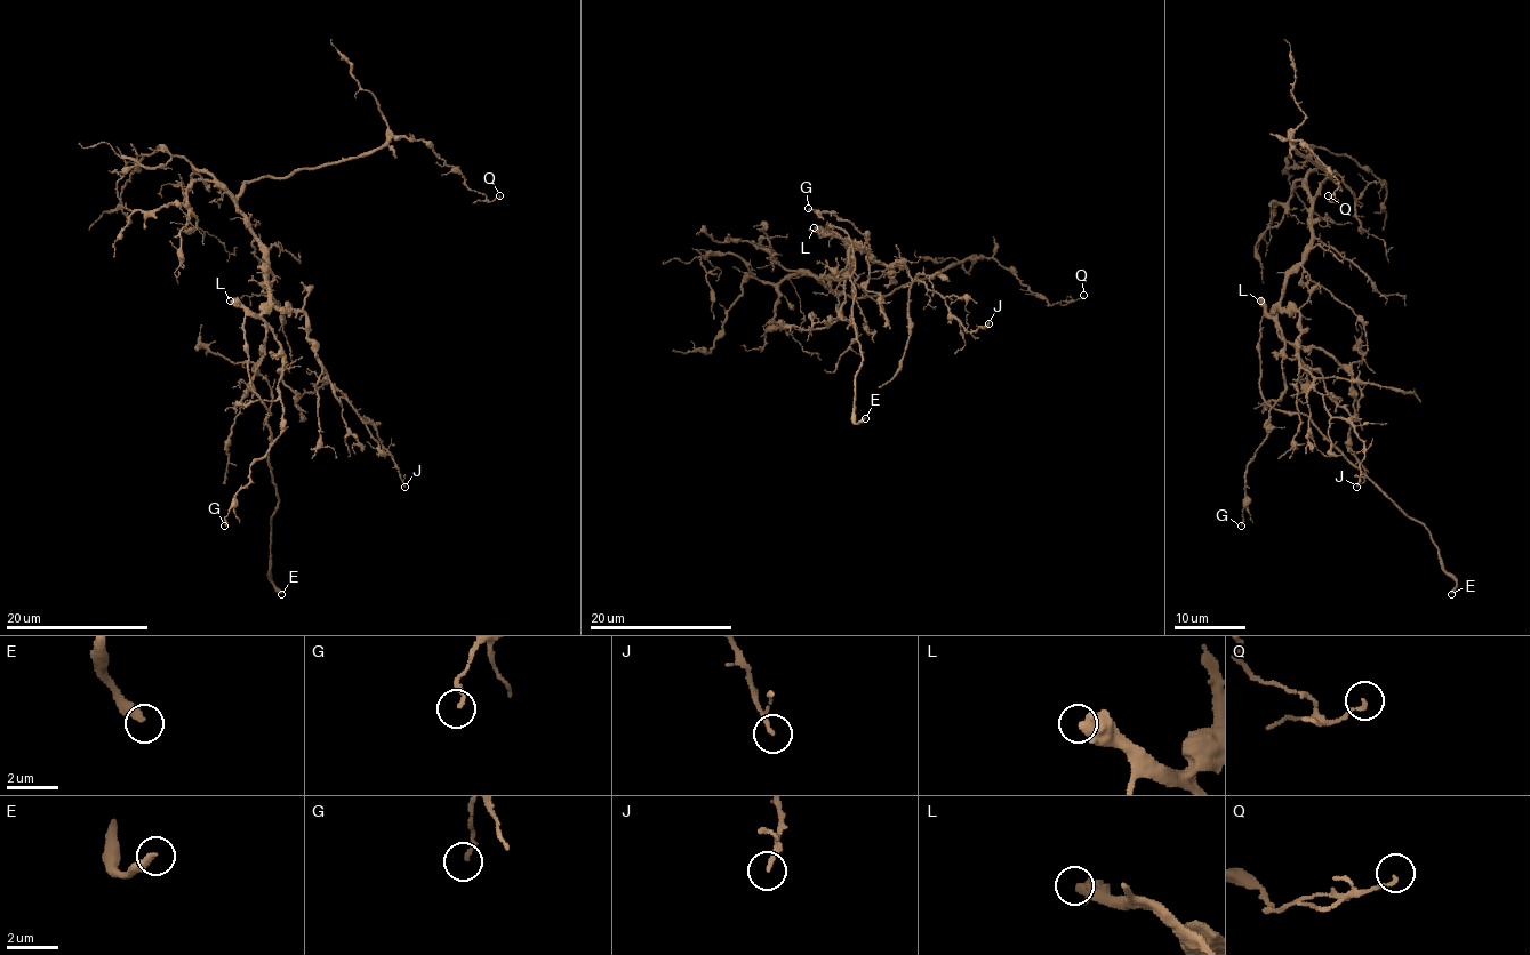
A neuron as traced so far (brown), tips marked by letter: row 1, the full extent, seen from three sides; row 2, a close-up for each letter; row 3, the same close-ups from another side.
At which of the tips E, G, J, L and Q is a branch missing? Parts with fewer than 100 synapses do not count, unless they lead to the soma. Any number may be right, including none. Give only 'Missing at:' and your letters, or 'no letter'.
Missing at: E, L

